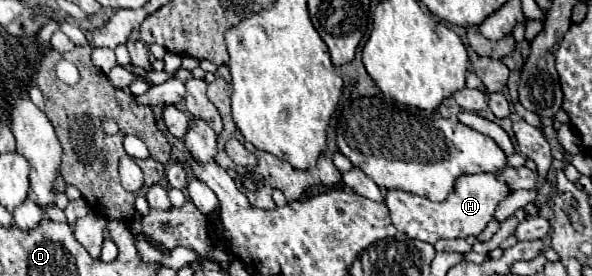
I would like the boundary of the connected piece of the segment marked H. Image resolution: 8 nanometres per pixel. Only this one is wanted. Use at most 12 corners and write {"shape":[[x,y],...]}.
{"shape":[[495,176],[457,180],[441,204],[387,190],[399,232],[435,244],[477,236],[509,188]]}

